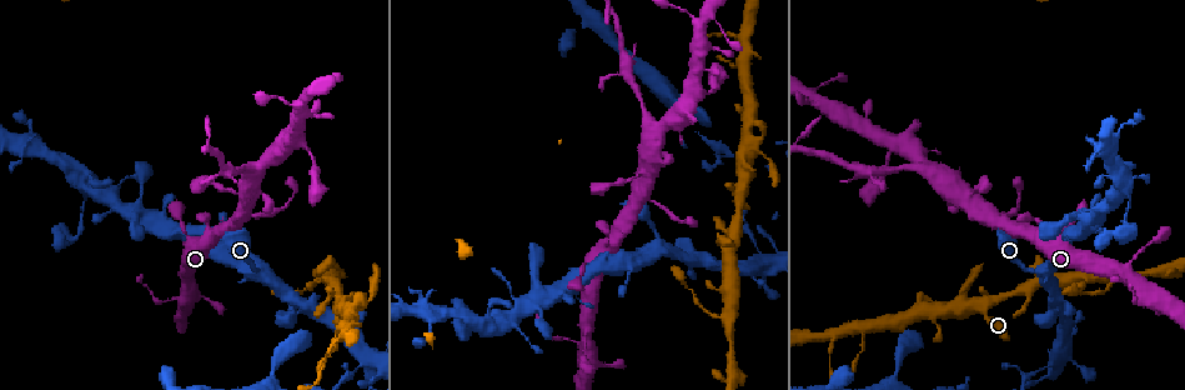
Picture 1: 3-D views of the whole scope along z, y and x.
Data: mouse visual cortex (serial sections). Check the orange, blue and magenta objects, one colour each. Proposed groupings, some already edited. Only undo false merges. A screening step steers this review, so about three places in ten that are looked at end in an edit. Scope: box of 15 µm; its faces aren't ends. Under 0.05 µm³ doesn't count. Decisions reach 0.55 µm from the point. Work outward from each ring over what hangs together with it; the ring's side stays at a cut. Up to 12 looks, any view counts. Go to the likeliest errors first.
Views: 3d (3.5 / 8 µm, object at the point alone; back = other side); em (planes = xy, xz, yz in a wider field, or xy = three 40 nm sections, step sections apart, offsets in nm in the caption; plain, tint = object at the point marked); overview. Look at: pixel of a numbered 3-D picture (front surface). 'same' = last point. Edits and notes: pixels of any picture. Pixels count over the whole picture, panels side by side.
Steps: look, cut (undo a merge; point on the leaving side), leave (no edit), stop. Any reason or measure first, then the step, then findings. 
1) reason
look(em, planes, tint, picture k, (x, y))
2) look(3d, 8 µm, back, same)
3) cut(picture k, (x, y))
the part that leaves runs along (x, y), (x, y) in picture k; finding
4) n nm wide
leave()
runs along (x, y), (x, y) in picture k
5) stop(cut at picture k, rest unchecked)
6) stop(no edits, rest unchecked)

thin arm on a thick one
look(3d, 3.5 µm, picture 1, (1129, 191))

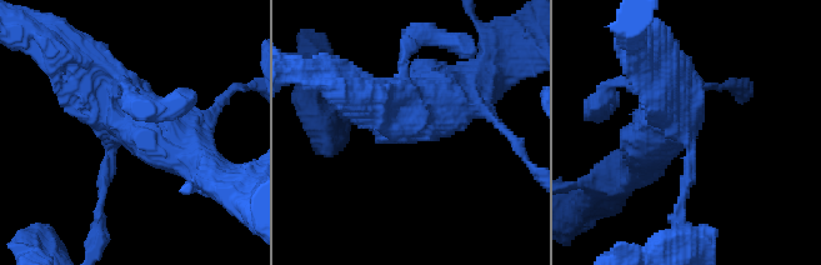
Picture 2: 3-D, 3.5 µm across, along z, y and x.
3 arms; arms of 150, 500, 500 nm
look(em, planes, tint, picture 2, (687, 138))

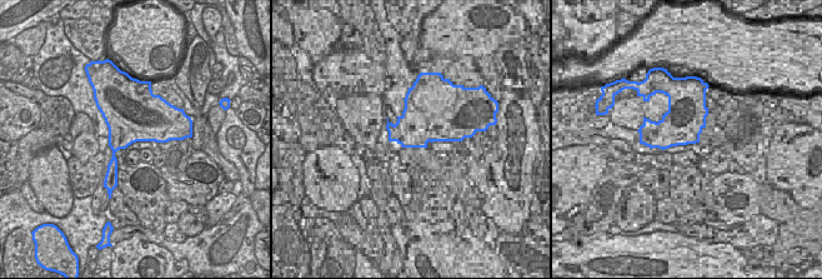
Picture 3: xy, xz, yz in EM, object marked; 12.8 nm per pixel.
look(em, xy, step 2, tint, same)

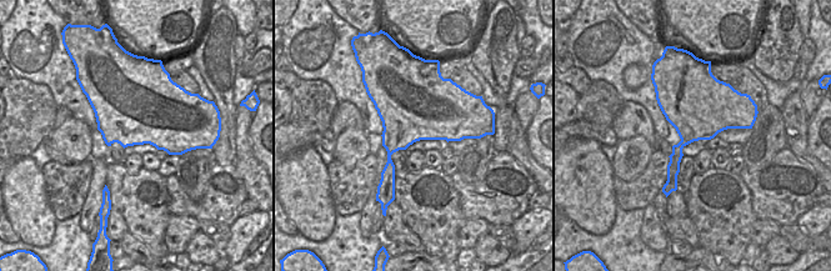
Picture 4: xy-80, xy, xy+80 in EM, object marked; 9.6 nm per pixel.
leave()
runs along (195, 159), (138, 125), (76, 59) in picture 2; continuous, no second cell

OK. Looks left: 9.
abrupt turn
look(3d, 8 µm, picture 1, (352, 372))

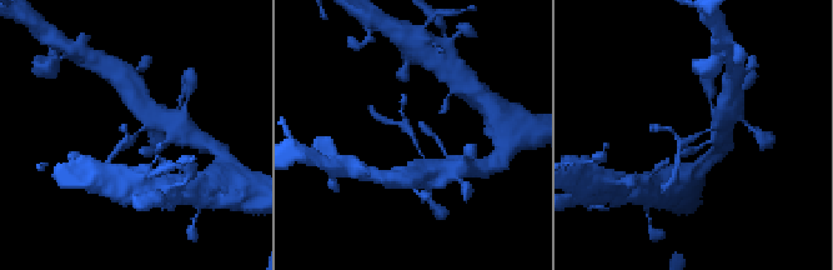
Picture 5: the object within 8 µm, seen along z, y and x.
look(em, planes, tint, picture 5, (134, 135))

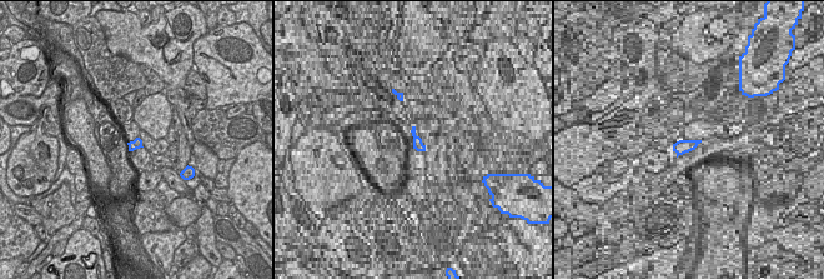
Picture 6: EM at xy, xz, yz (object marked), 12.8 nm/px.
cut(picture 5, (130, 139))
the part that leaves runs along (417, 149), (402, 113) in picture 5; a second cell is stuck on

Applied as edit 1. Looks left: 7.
small branch off a trunk
look(3d, 8 µm, picture 1, (1104, 143))

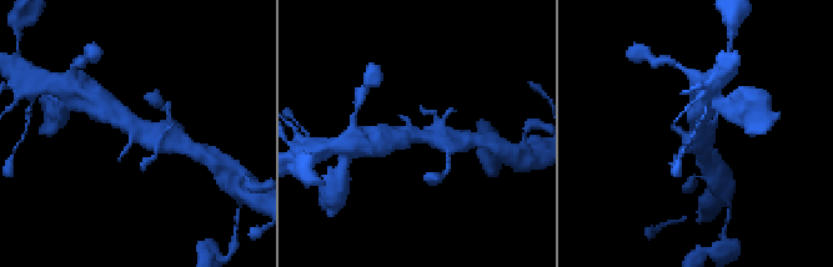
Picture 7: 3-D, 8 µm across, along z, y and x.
4 arms; arms of 150, 400, 400, 450 nm
look(em, xy, step 5, tint, picture 7, (140, 134))

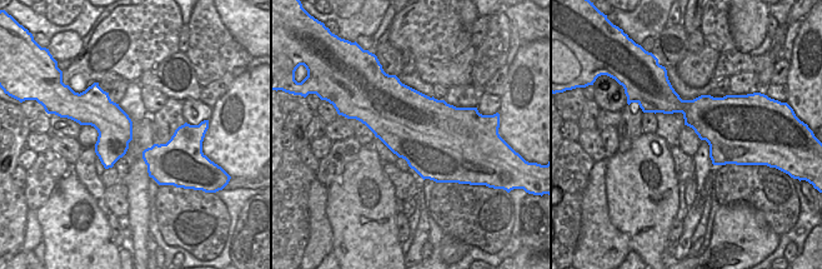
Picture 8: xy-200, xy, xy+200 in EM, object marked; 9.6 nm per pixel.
leave()
runs along (174, 137), (140, 132), (115, 106) in picture 7; one cell here

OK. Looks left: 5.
look(overview)

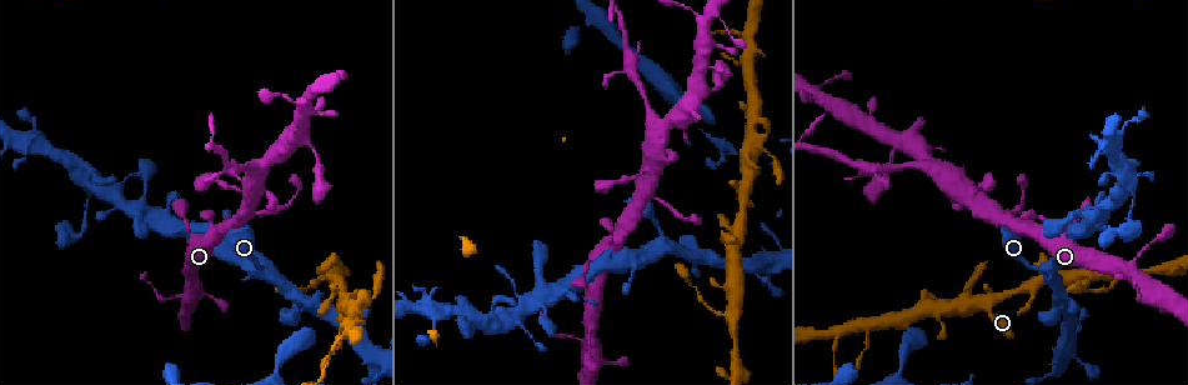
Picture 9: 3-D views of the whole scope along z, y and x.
three-way junction
look(3d, 8 µm, picture 9, (983, 303))

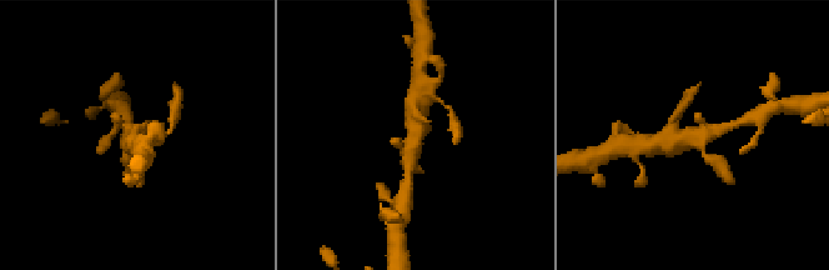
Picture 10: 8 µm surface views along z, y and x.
need the tissue
look(em, planes, tint, picture 10, (694, 141))

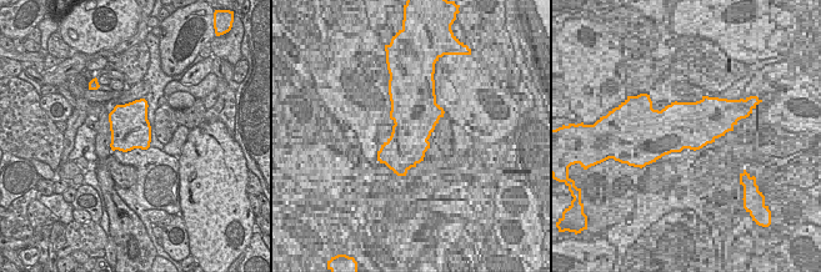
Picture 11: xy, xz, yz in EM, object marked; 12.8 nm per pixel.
500 nm wide
leave()
runs along (716, 163), (696, 140), (659, 145) in picture 10; all the same cell

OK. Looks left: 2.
abrupt turn
look(3d, 8 µm, picture 9, (1112, 276))

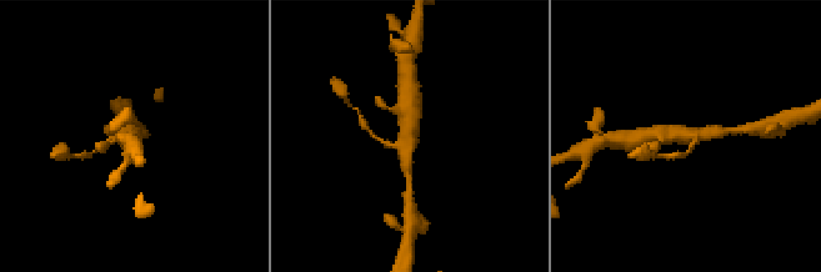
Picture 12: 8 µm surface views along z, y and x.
closer look
look(3d, 3.5 µm, picture 12, (407, 143))

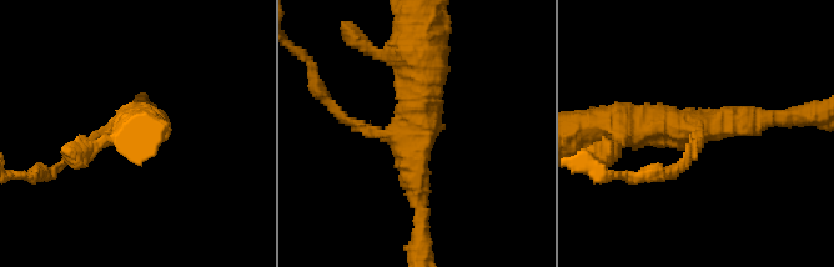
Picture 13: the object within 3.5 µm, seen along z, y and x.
leave()
runs along (603, 127), (699, 127), (770, 116) in picture 13; continuous, no second cell

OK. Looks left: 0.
stop(cut at picture 5, rest unchecked)

